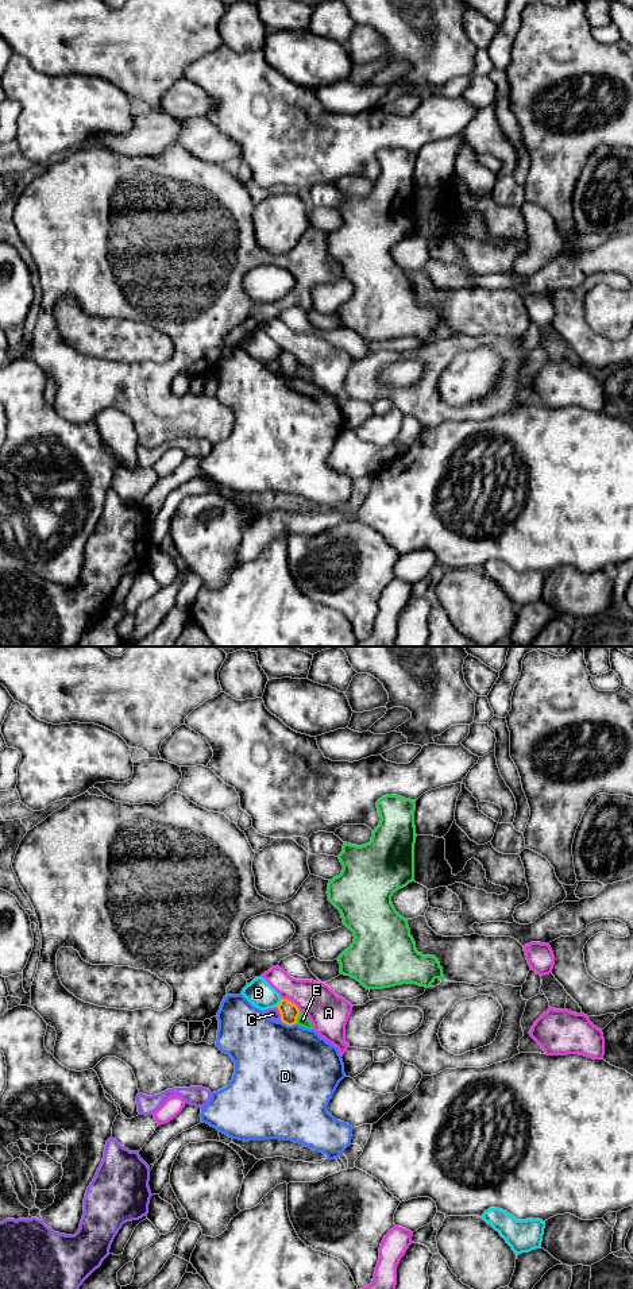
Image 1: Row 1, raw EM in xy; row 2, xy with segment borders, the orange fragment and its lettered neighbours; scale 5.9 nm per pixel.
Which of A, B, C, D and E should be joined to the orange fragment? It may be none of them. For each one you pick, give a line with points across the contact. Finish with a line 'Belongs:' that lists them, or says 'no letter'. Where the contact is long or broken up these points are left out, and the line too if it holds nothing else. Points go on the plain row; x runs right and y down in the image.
Belongs: no letter

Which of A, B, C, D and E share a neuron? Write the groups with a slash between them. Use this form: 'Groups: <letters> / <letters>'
Groups: A / B / C / D / E

